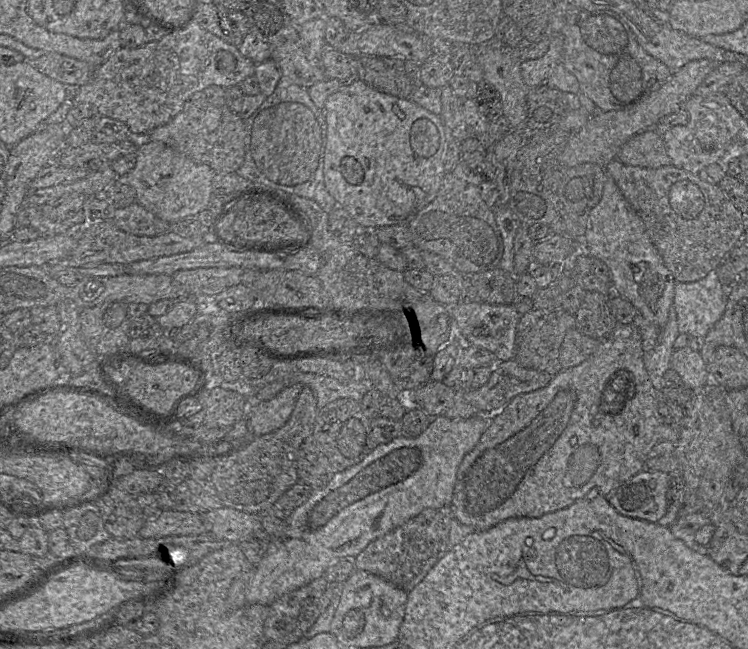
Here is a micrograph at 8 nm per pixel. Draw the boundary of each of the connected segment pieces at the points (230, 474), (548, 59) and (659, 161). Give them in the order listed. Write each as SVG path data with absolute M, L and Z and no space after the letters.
M304 386L297 398L288 421L279 429L252 438L232 452L216 457L216 467L210 476L224 507L250 514L259 514L299 481L297 462L303 441L312 433L318 407L311 388Z
M562 35L550 38L548 50L540 58L521 61L520 73L528 88L547 86L576 95L580 91L577 79L564 67Z
M653 128L642 131L630 138L616 157L626 165L658 168L671 164L662 135Z

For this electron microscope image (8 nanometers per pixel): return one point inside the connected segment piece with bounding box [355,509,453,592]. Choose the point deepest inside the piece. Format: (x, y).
(403, 557)

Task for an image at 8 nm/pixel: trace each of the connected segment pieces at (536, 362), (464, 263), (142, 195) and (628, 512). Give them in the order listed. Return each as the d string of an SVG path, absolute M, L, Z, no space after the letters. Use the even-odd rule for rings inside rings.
M532 309L521 315L516 329L516 355L514 360L521 366L547 372L554 376L562 370L559 355L566 333L576 326L575 315L565 310Z
M451 172L444 176L435 199L419 211L407 224L413 246L429 251L446 260L458 274L471 274L495 269L503 255L503 240L497 227L493 208L481 198L477 186L455 177Z
M150 140L136 150L135 167L123 179L136 191L136 201L159 219L174 224L208 208L213 196L212 181L215 171L208 163L197 164L161 141Z
M643 469L605 496L623 516L660 521L667 512L667 492L671 474Z

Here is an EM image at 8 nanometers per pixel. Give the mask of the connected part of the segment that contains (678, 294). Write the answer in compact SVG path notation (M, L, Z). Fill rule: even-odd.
M716 269L694 282L676 282L672 306L677 314L679 333L704 339L710 328L723 316L727 300L728 288L719 281Z

